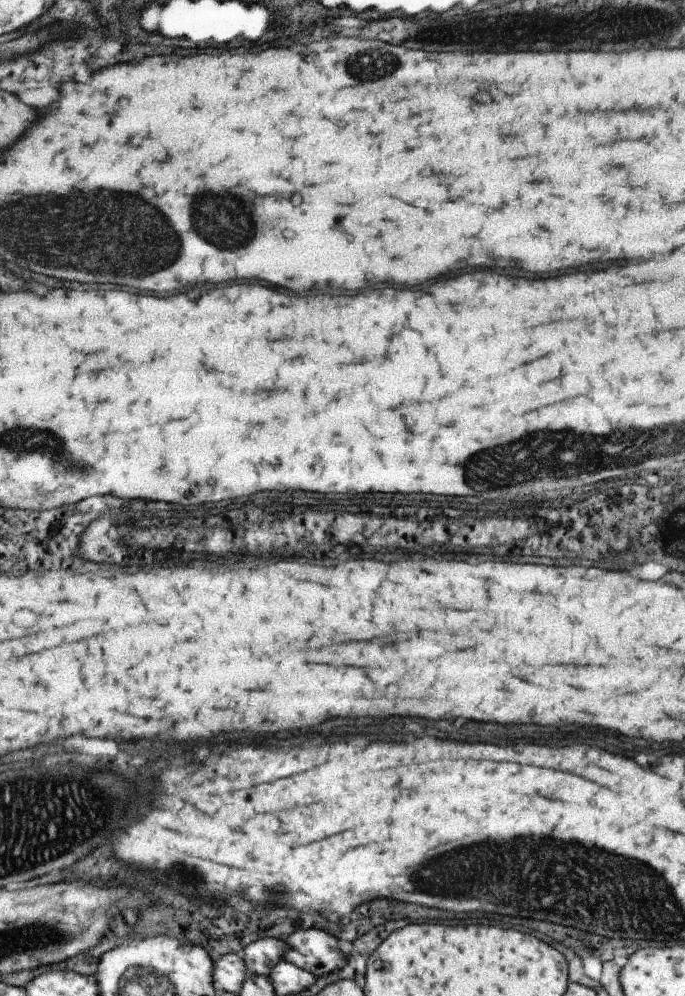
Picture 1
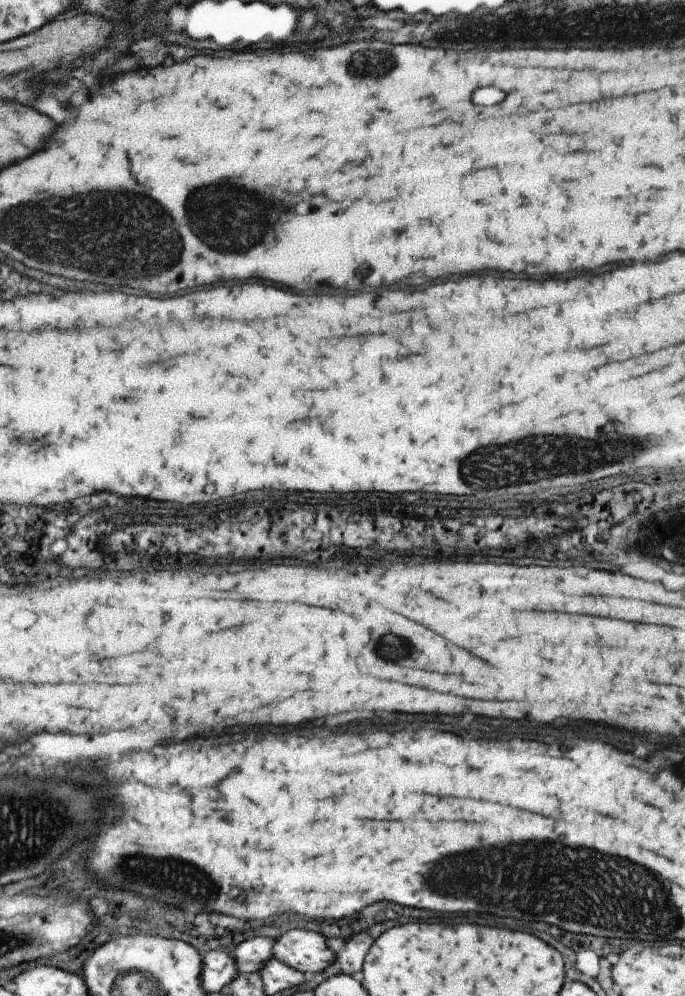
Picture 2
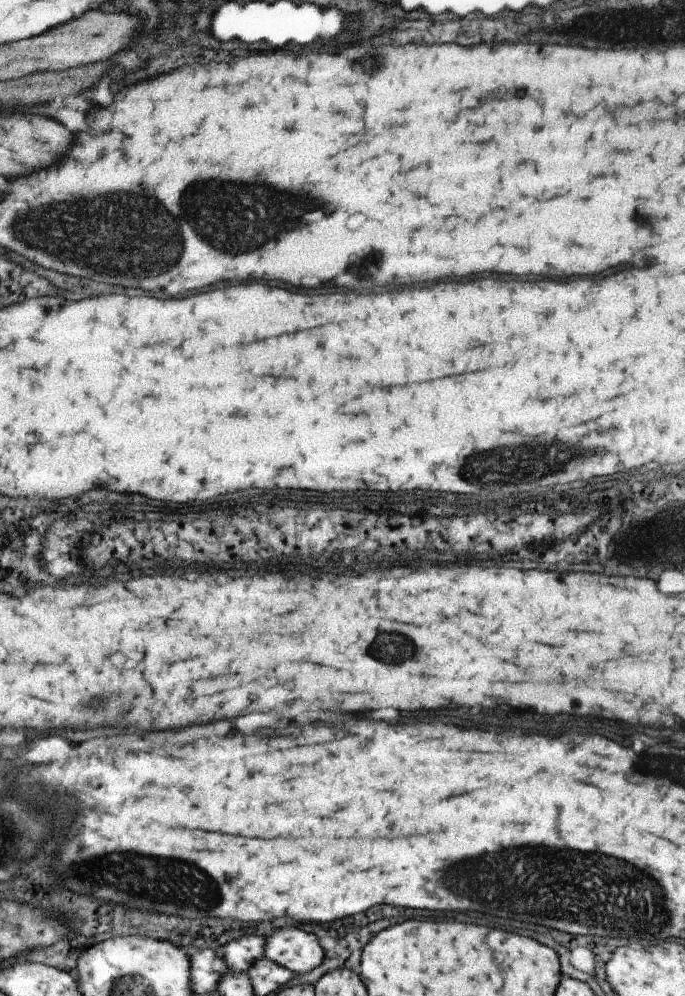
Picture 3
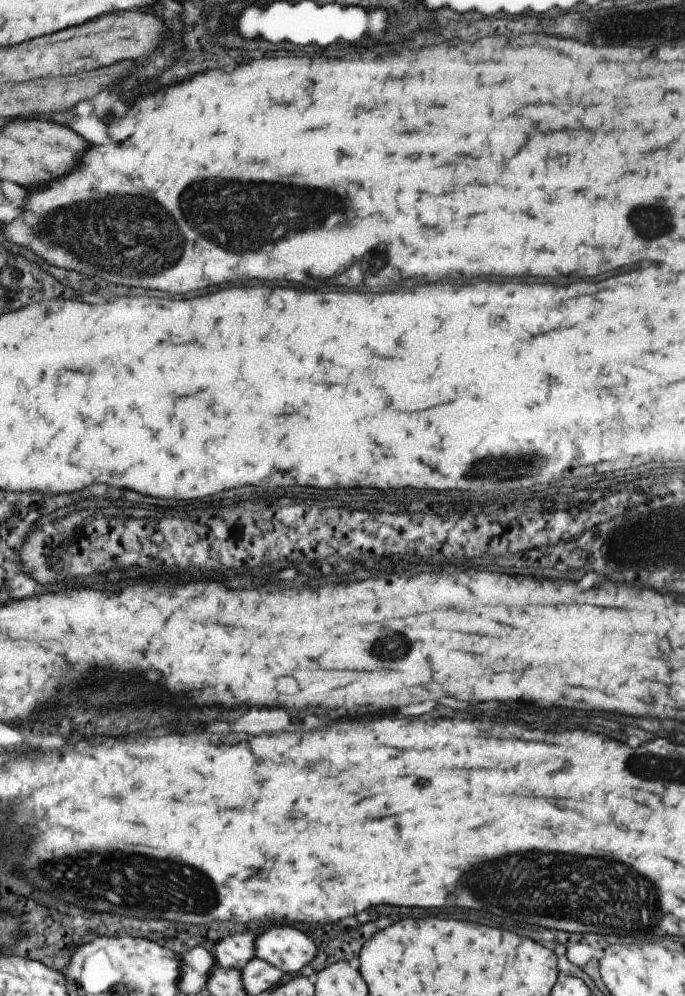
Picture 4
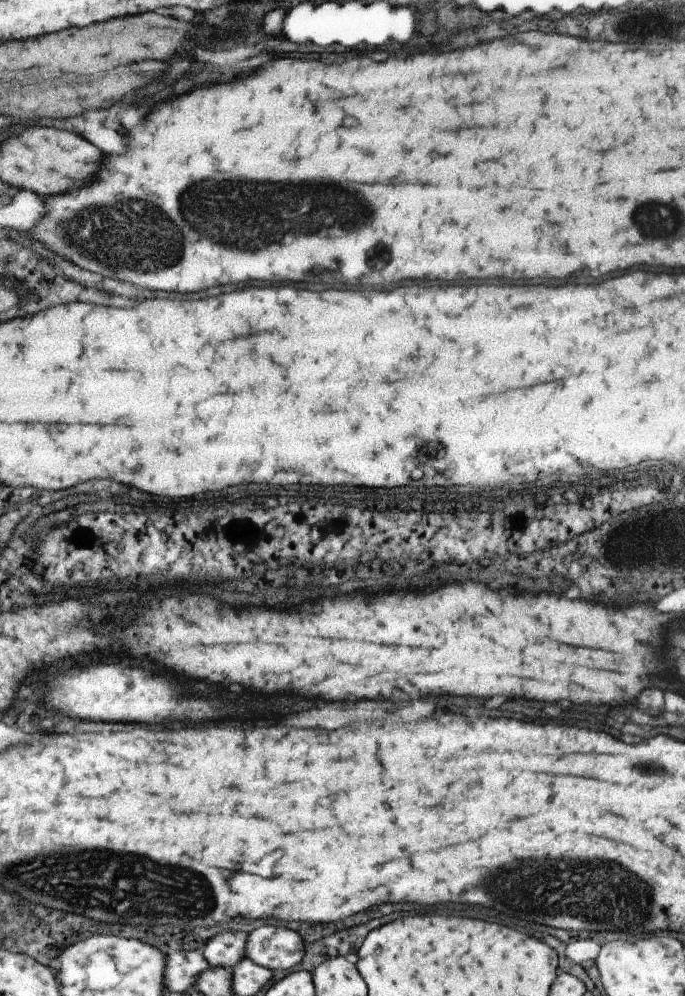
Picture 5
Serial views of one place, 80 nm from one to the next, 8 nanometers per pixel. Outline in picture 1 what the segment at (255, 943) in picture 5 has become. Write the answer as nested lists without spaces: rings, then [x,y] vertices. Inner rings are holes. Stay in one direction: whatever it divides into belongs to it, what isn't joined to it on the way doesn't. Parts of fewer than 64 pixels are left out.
[[[296,930],[284,940],[282,958],[314,977],[341,971],[346,954],[337,947],[337,939],[323,930]]]

